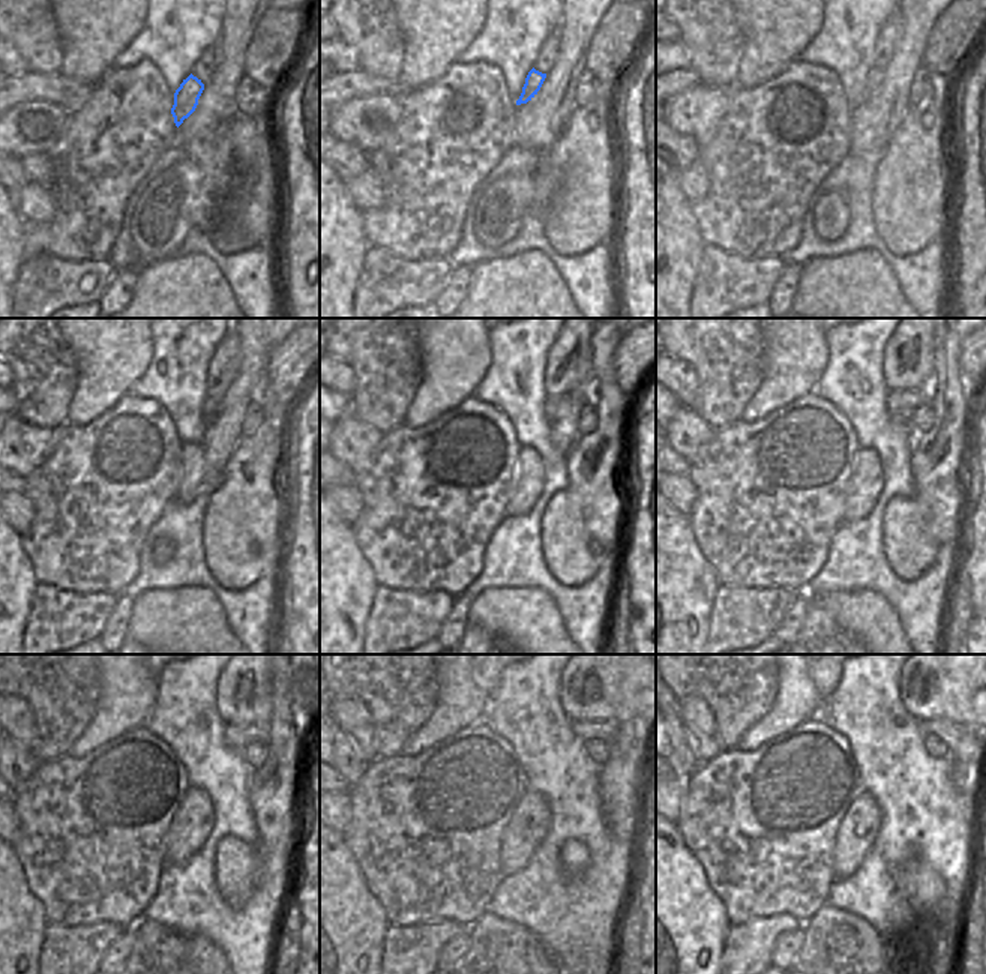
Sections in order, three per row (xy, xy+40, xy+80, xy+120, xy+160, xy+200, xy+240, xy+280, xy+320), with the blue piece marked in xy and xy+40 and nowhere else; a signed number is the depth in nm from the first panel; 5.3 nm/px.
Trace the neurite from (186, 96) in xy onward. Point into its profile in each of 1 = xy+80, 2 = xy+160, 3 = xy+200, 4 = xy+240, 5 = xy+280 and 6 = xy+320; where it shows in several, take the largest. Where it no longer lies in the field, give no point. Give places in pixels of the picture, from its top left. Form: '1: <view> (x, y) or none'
1: xy+80 (875, 77)
2: xy+160 (557, 405)
3: xy+200 (902, 404)
4: xy+240 (237, 737)
5: xy+280 (607, 730)
6: xy+320 (961, 740)

